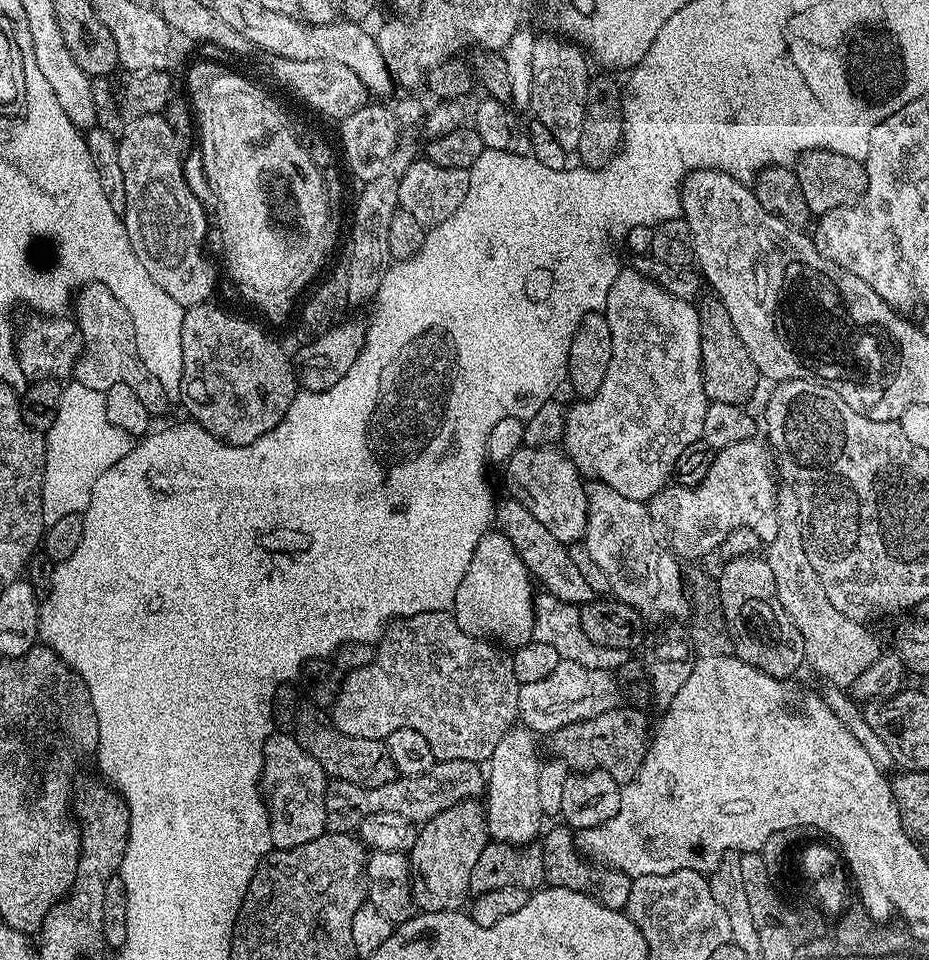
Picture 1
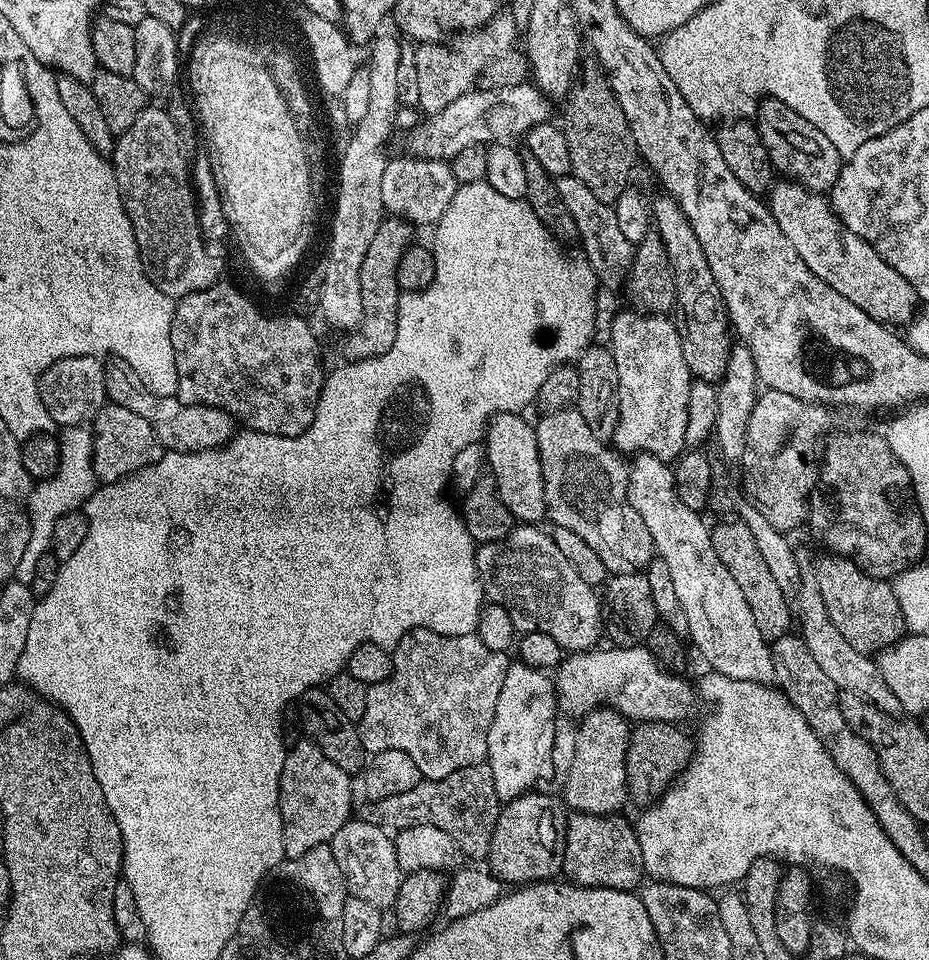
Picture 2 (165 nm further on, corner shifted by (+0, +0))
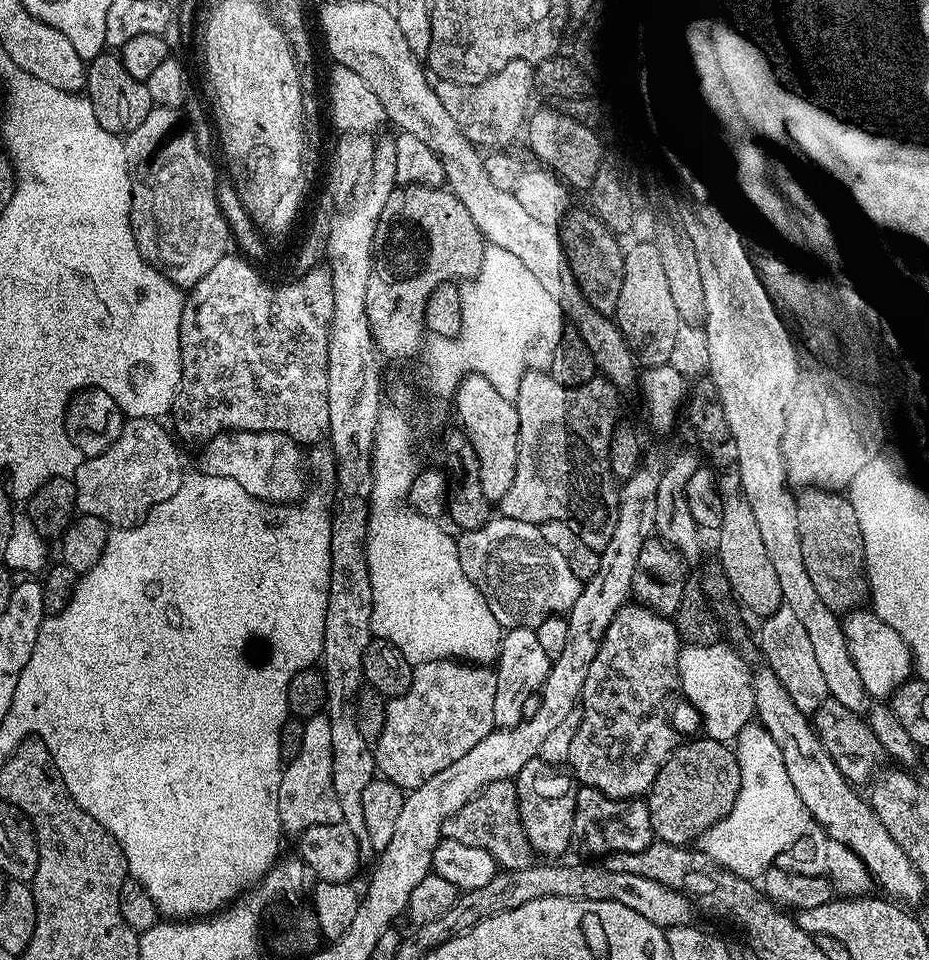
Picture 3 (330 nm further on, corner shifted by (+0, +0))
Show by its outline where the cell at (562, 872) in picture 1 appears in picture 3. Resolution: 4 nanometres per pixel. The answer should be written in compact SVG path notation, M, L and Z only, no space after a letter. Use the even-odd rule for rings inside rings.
M593 788L576 789L576 817L572 839L588 852L603 857L613 852L637 852L646 850L654 842L650 826L650 810L643 799L621 801L610 798ZM604 852L604 853L603 853Z

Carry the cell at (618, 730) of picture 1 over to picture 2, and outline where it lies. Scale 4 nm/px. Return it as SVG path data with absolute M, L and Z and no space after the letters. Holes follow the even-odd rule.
M640 722L632 728L632 736L628 739L626 762L626 778L628 779L628 795L631 803L639 806L651 806L672 787L674 781L692 761L694 740L683 732L683 727L666 722Z

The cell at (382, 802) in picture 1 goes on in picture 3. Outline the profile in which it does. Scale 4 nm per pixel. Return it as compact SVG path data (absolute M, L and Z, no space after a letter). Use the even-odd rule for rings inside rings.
M512 780L494 782L476 793L473 800L458 810L458 814L445 820L443 835L450 840L466 842L466 846L478 846L478 850L486 850L486 854L490 854L490 858L494 858L497 865L506 872L529 868L534 862L532 847L522 830L516 785Z

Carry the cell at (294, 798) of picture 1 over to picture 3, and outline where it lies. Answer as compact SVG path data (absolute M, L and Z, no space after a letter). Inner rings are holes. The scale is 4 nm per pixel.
M327 715L309 716L303 721L300 749L292 761L283 765L278 786L278 818L281 829L292 838L299 837L312 826L341 823L338 798L334 798L332 781L332 751L330 750L330 722Z

